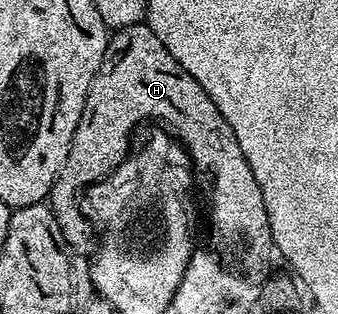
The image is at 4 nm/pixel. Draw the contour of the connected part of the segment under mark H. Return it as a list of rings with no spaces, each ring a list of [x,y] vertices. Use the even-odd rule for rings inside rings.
[[[141,22],[134,26],[115,29],[109,35],[106,54],[94,74],[94,82],[90,82],[86,106],[82,106],[82,118],[78,118],[78,130],[74,130],[66,162],[58,178],[54,178],[54,186],[48,192],[46,203],[51,208],[58,226],[61,227],[65,245],[77,252],[89,251],[88,243],[93,243],[94,231],[81,208],[85,189],[111,176],[126,160],[130,152],[128,139],[143,120],[161,120],[159,123],[183,145],[187,158],[189,156],[192,159],[191,167],[197,173],[200,171],[208,175],[208,184],[212,187],[208,192],[208,200],[212,203],[212,232],[207,240],[211,244],[216,244],[216,248],[240,248],[244,264],[265,264],[271,269],[274,264],[274,245],[266,214],[266,202],[262,202],[258,178],[254,178],[254,170],[250,170],[250,162],[246,162],[246,154],[242,154],[242,146],[238,146],[238,138],[234,138],[234,130],[230,130],[230,122],[222,118],[220,109],[214,106],[210,94],[206,94],[206,90],[198,86],[194,74],[186,74],[186,70],[182,70],[174,54],[170,54],[170,50],[166,50],[166,46],[158,42],[158,34],[154,34],[154,30],[150,30],[147,23]]]

